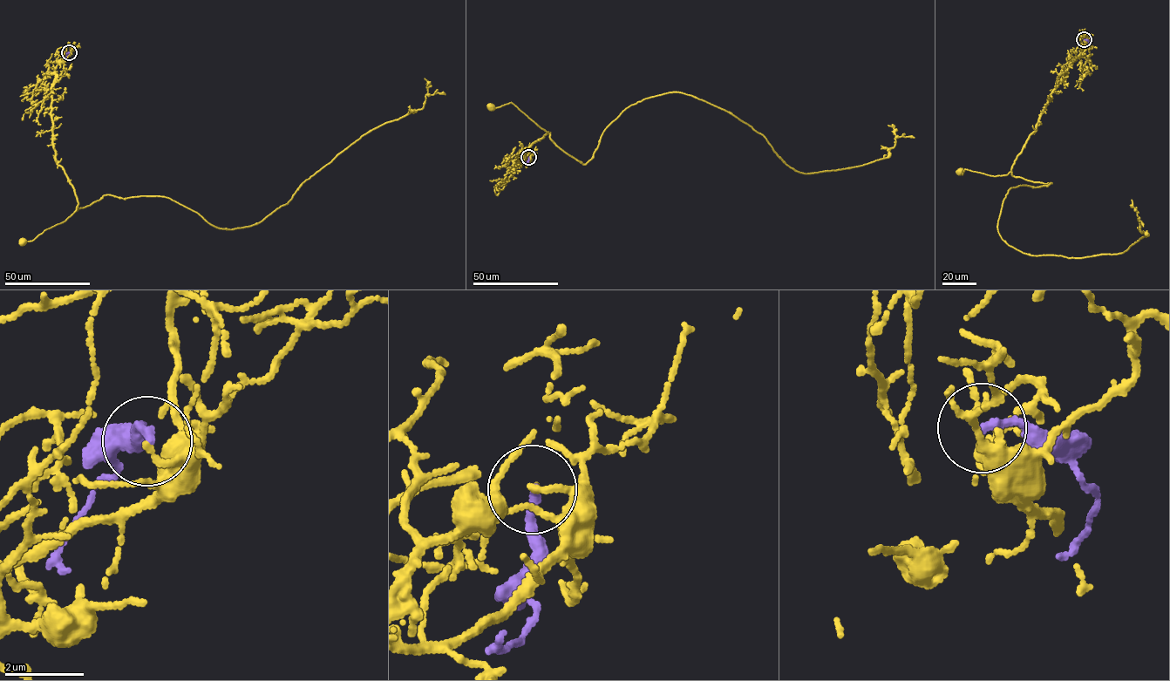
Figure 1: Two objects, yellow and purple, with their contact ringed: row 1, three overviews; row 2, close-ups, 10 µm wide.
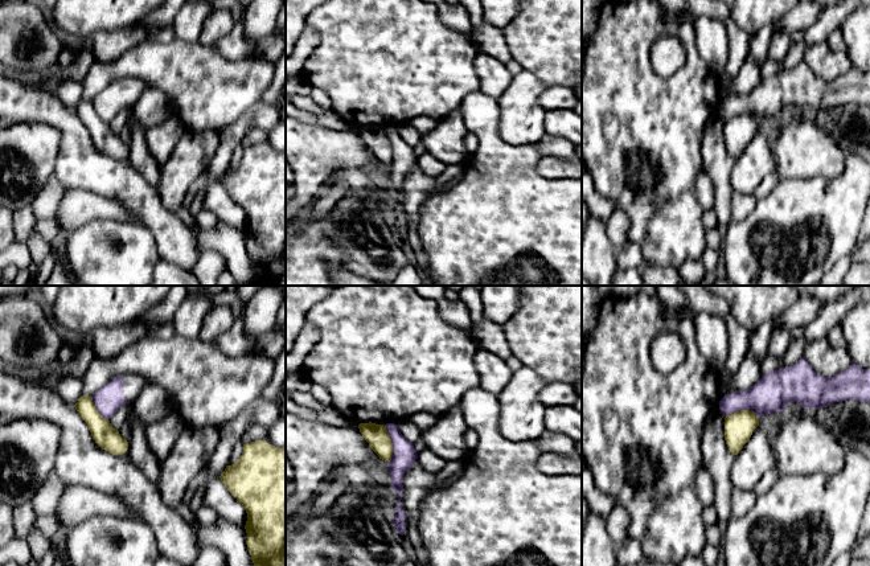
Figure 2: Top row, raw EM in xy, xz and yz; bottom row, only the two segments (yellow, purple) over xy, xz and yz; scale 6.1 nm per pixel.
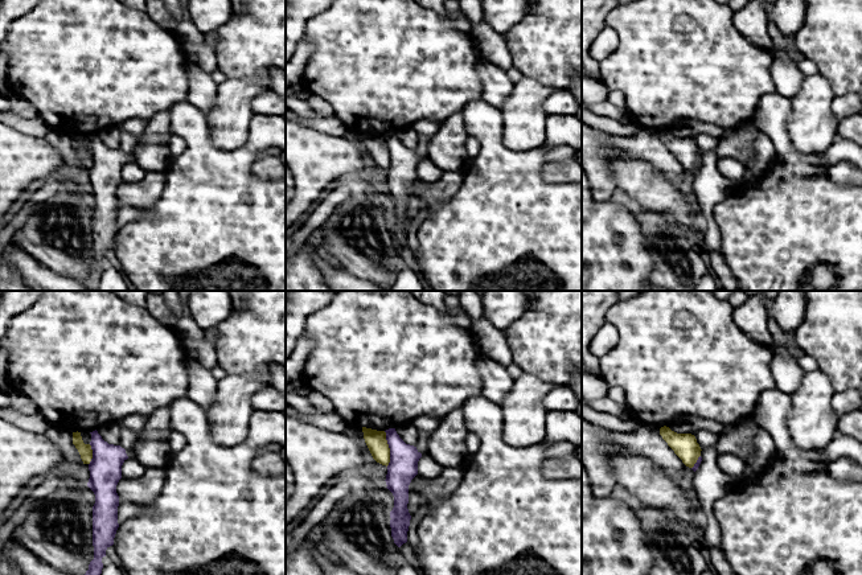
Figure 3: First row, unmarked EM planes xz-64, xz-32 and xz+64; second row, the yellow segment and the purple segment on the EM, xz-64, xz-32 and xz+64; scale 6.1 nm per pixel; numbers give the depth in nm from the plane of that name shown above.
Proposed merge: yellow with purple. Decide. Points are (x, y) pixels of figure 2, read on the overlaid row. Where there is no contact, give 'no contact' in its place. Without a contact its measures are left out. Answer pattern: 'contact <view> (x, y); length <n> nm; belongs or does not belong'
contact xz (392, 444); length 240 nm; does not belong

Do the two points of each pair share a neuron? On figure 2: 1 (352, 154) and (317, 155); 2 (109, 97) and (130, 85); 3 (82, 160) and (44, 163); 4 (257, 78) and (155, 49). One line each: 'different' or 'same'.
1: same
2: same
3: different
4: same

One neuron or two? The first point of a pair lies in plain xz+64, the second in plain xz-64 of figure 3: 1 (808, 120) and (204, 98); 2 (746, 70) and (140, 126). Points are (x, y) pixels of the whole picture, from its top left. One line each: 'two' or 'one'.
1: two
2: two

